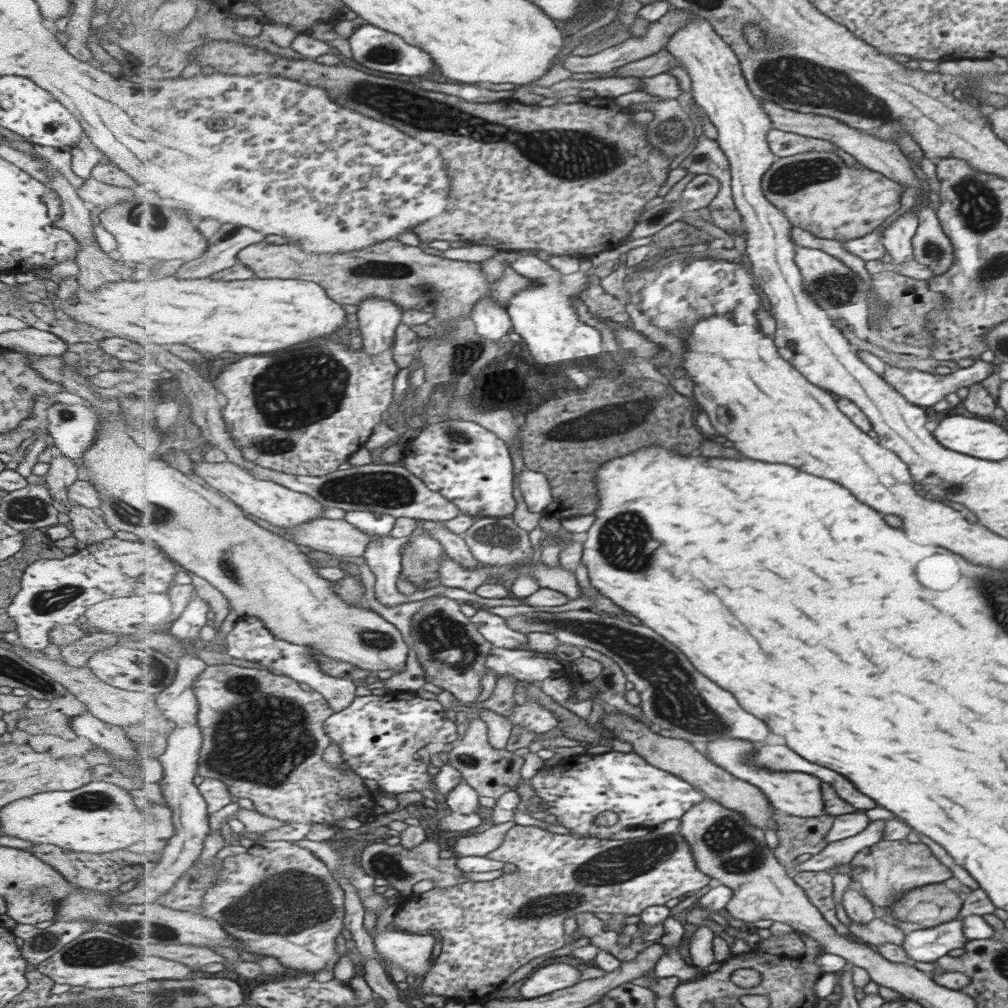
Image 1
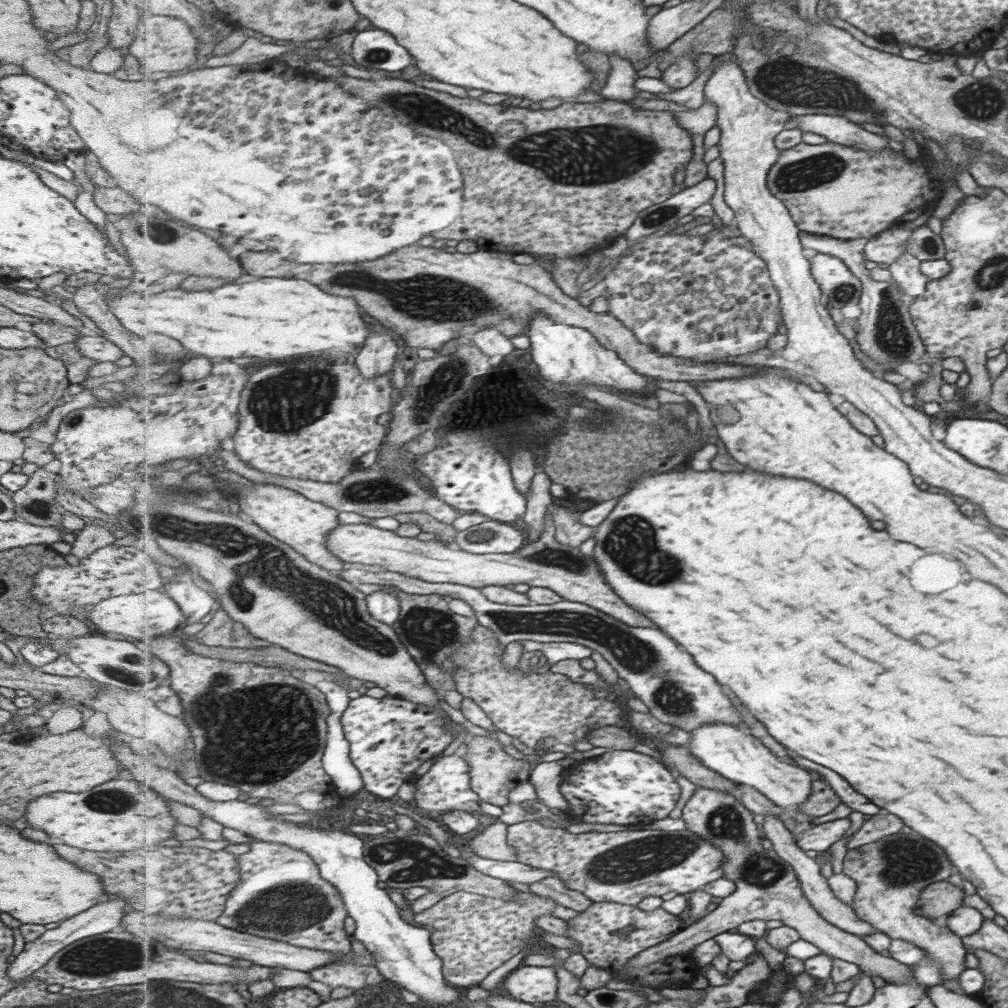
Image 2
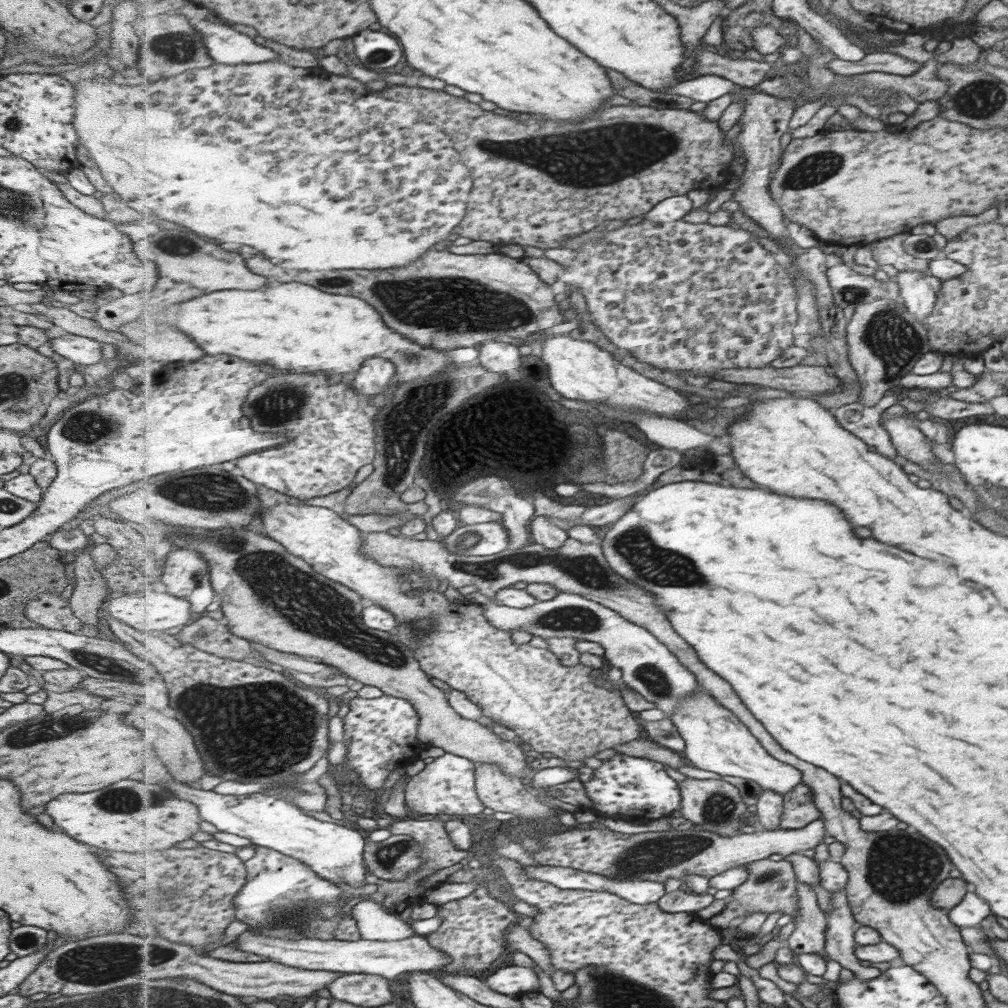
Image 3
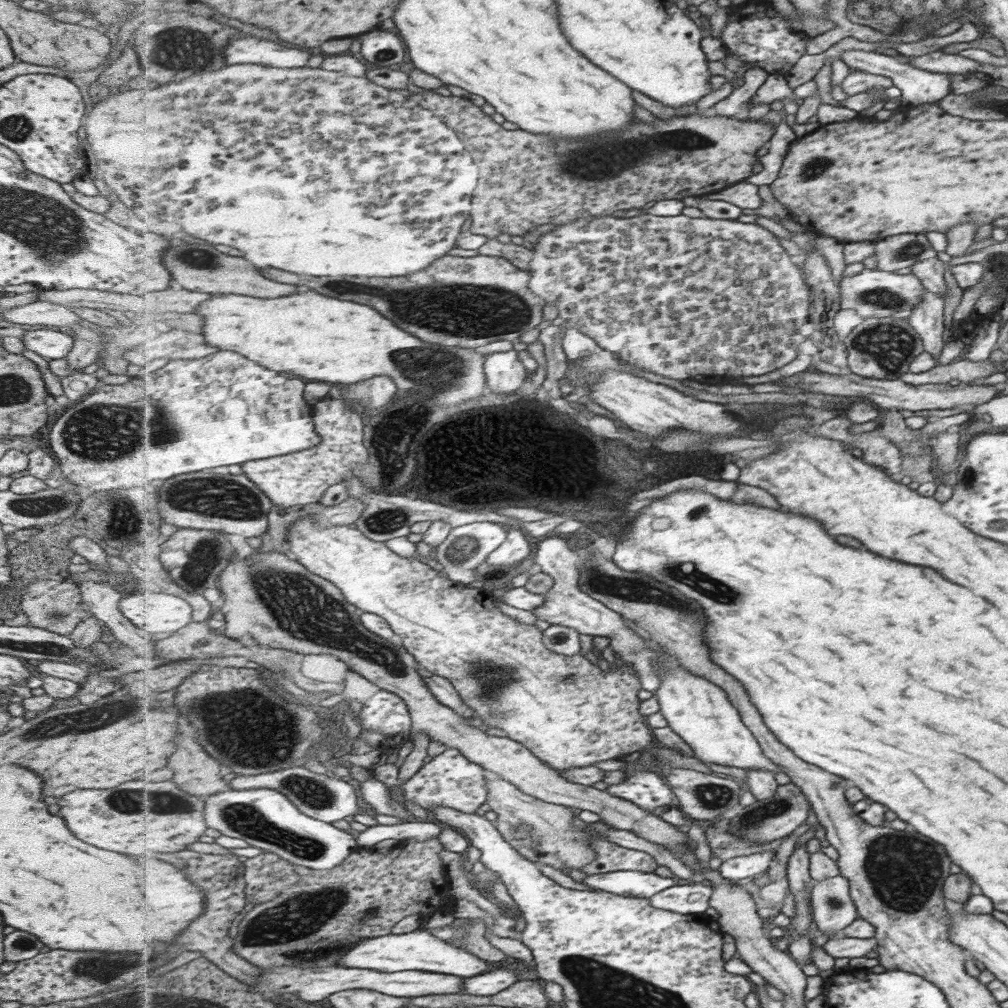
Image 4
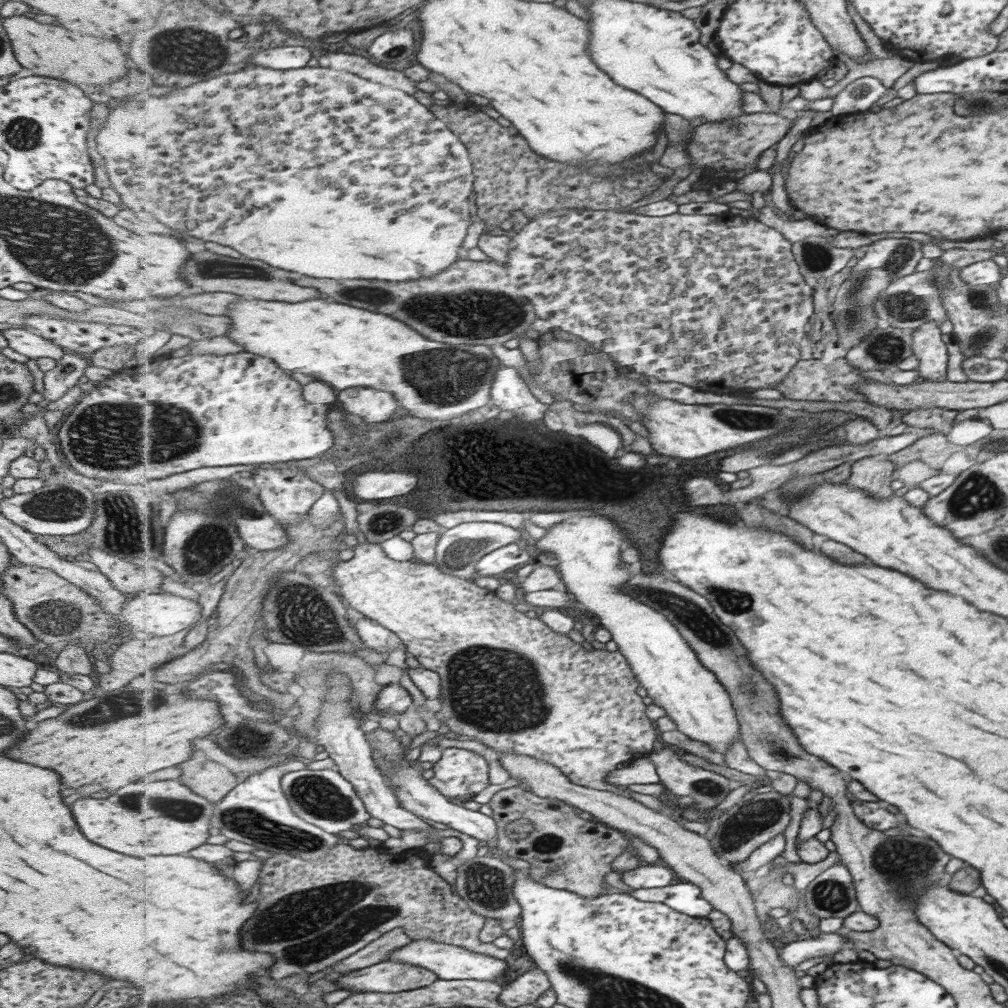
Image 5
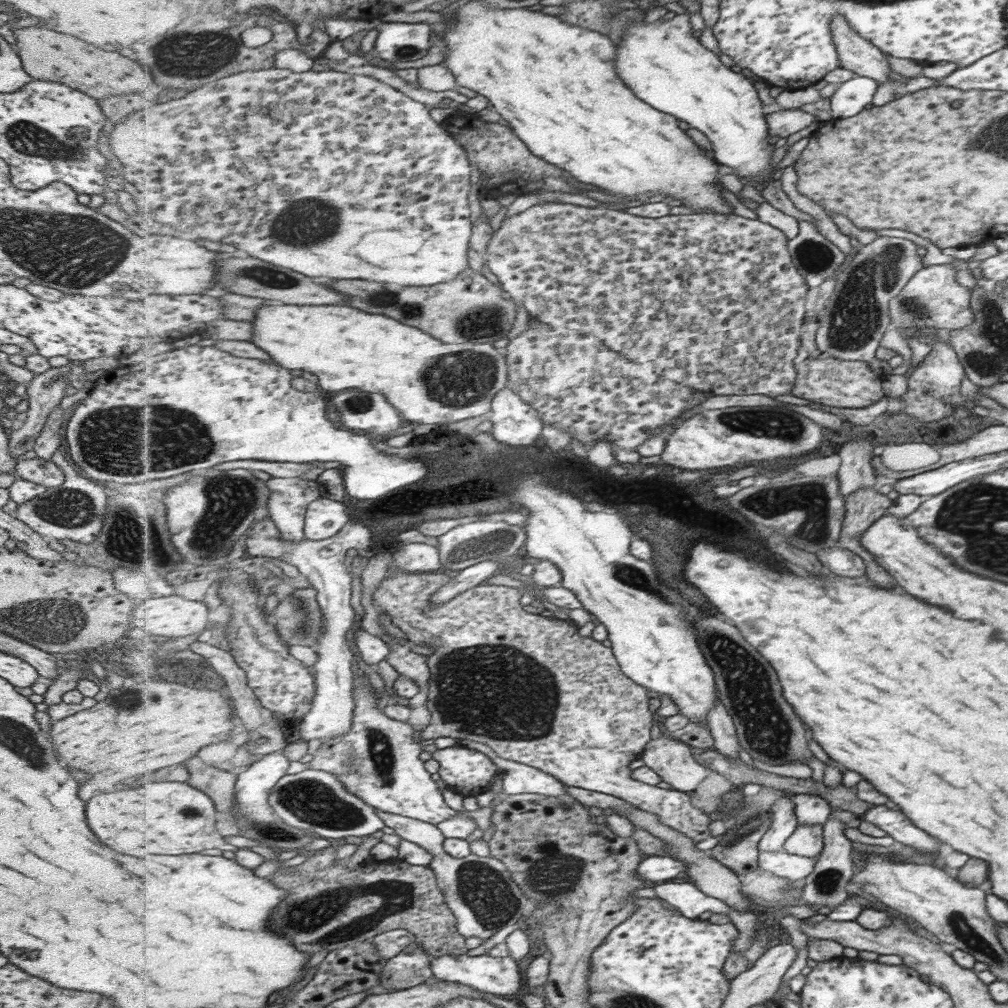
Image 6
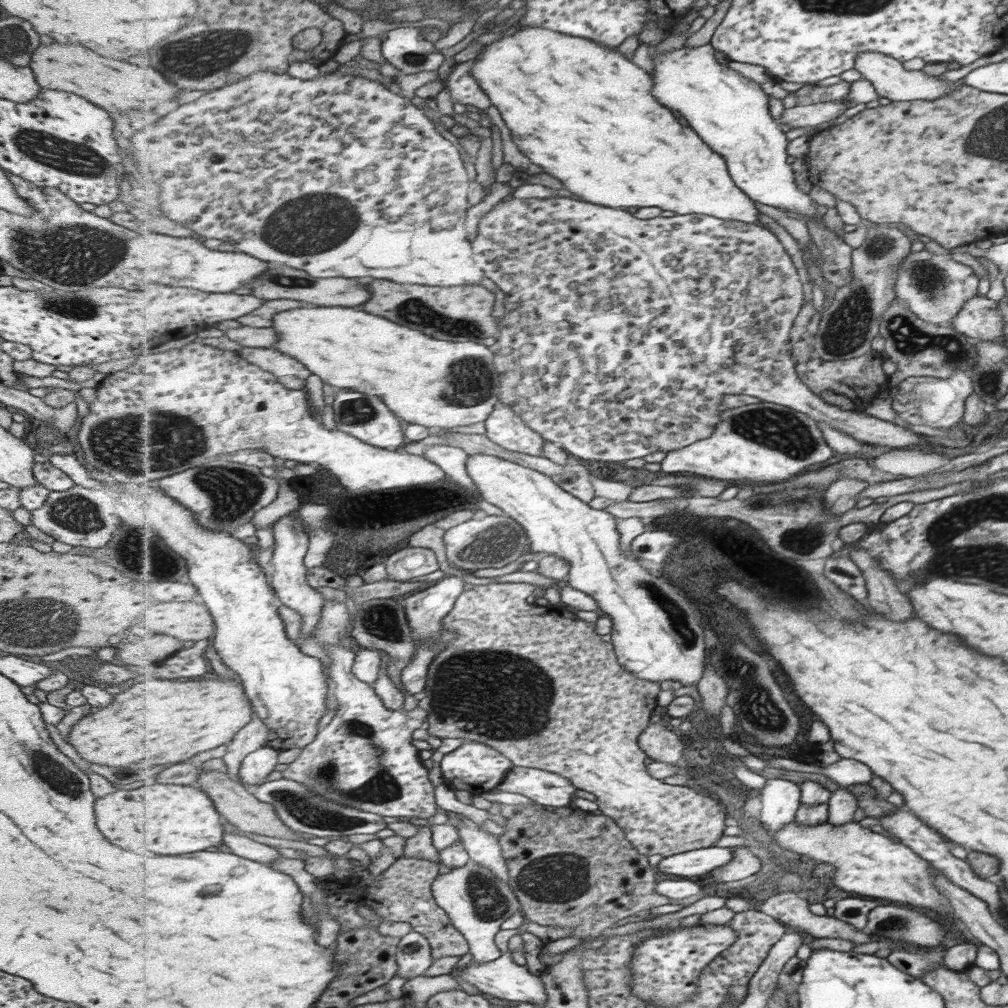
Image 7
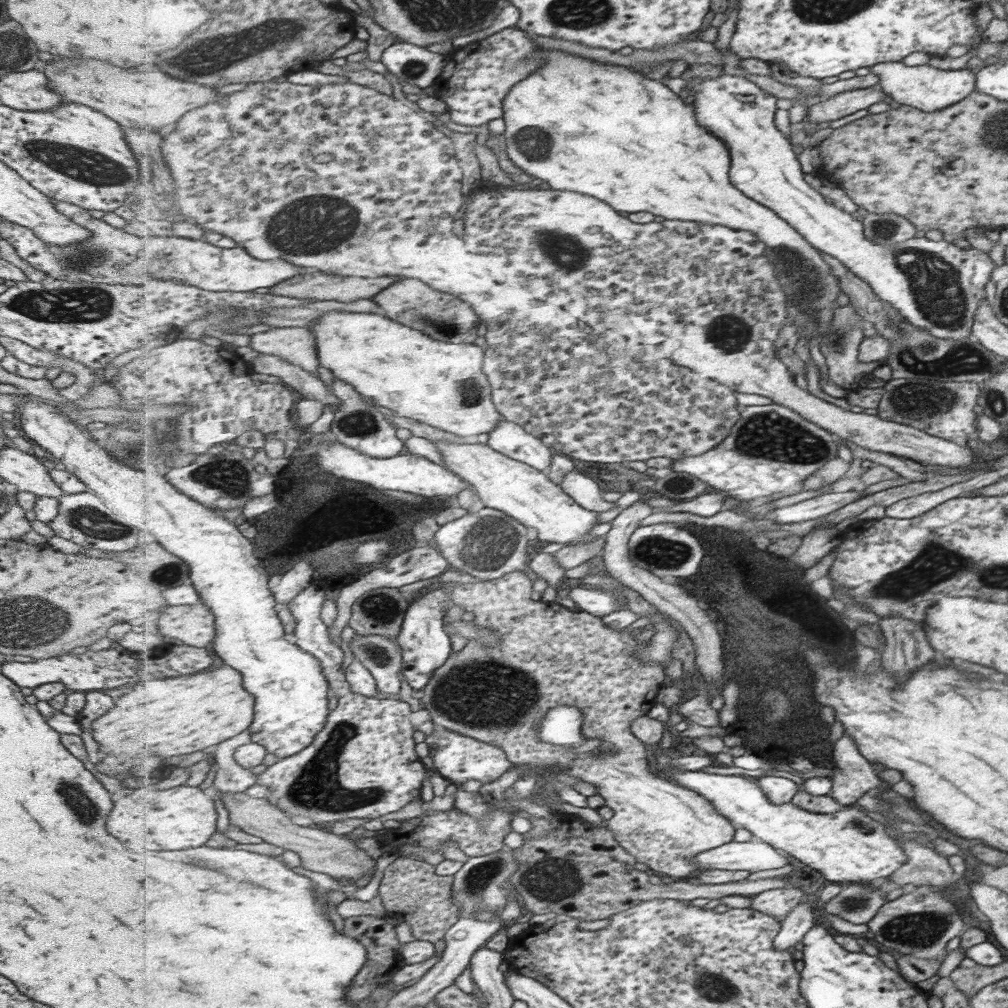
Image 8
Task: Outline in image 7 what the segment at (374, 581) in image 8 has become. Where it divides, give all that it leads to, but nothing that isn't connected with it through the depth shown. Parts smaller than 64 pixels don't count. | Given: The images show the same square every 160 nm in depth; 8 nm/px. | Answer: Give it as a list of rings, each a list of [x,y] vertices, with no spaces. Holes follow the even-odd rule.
[[[406,547],[392,554],[384,562],[388,582],[395,585],[409,582],[413,578],[425,576],[439,570],[439,562],[433,550]]]

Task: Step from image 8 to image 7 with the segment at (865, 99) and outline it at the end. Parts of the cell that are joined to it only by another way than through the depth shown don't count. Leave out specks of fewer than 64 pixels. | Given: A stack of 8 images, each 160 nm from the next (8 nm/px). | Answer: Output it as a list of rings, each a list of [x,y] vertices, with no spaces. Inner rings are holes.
[[[843,100],[821,102],[796,108],[785,109],[782,112],[781,124],[788,124],[790,128],[805,128],[805,126],[815,127],[821,122],[835,119],[843,111],[849,108]]]

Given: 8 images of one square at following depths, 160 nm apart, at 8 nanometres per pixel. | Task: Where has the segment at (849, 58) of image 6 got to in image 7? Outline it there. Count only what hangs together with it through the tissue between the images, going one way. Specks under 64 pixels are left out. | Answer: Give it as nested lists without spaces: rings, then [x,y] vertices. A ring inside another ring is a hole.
[[[869,52],[860,54],[857,57],[856,65],[853,66],[865,80],[868,80],[873,86],[875,93],[879,98],[886,98],[893,102],[911,102],[915,100],[927,100],[933,102],[937,98],[943,98],[957,88],[963,88],[965,85],[961,80],[949,83],[947,81],[937,81],[938,76],[926,76],[921,70],[904,70],[902,64],[889,56]]]

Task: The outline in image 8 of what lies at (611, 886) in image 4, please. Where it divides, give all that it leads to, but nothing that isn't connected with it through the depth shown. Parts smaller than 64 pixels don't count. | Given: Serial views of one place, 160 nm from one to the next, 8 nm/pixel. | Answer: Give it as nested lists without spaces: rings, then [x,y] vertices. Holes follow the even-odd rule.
[[[752,839],[746,842],[730,842],[719,848],[697,853],[694,862],[702,870],[748,870],[761,872],[769,868],[781,868],[789,862],[773,846]]]

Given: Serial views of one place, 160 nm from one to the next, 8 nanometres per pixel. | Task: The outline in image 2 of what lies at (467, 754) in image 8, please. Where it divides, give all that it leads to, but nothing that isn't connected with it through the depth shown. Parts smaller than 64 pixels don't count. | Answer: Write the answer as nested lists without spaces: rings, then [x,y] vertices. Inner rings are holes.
[[[463,753],[443,756],[431,765],[429,771],[415,779],[415,804],[425,812],[453,810],[480,812],[480,796],[472,789],[470,764],[464,759]]]

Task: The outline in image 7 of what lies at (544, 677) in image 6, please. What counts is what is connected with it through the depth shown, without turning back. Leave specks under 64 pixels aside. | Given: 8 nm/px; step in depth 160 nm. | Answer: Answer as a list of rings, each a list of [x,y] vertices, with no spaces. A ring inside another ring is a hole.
[[[490,583],[486,586],[468,587],[456,600],[451,614],[443,620],[444,630],[453,630],[456,637],[446,645],[445,652],[441,652],[433,660],[431,670],[429,670],[426,695],[419,701],[419,706],[428,713],[428,734],[439,739],[463,738],[465,741],[482,742],[504,754],[517,766],[540,768],[568,778],[573,786],[577,786],[578,790],[597,796],[601,814],[609,816],[625,832],[627,841],[631,842],[641,854],[647,856],[660,854],[663,858],[667,858],[674,854],[713,846],[713,843],[721,838],[725,832],[727,814],[722,803],[719,804],[715,796],[701,795],[691,783],[684,785],[665,784],[661,779],[653,778],[647,772],[645,762],[647,762],[648,754],[640,746],[640,736],[650,725],[649,718],[651,718],[653,710],[657,708],[657,696],[661,692],[659,682],[637,678],[632,671],[625,670],[617,657],[613,642],[605,642],[596,631],[596,622],[585,622],[574,613],[566,612],[562,607],[549,608],[544,602],[537,603],[537,605],[529,604],[527,598],[532,596],[535,588],[531,584]]]

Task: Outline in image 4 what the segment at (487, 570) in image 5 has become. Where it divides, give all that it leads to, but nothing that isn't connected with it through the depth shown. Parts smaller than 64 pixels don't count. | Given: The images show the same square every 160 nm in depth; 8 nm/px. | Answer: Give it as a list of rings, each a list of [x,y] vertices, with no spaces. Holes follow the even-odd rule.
[[[506,527],[508,537],[497,550],[493,551],[487,558],[487,562],[493,566],[509,566],[513,563],[520,563],[529,558],[531,544],[527,544],[527,536],[524,530]]]

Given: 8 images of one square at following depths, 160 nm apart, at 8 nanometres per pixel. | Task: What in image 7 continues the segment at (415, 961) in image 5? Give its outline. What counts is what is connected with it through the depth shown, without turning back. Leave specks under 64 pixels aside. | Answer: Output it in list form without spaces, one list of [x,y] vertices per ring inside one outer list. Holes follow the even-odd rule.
[[[507,950],[494,961],[478,963],[471,960],[470,963],[458,972],[458,976],[469,985],[476,987],[484,996],[496,1001],[507,1001],[511,1004],[520,1002],[531,1003],[535,1006],[544,1007],[548,1005],[549,994],[545,989],[545,983],[541,976],[534,976],[527,970],[527,966],[521,966],[514,961],[512,950]]]

